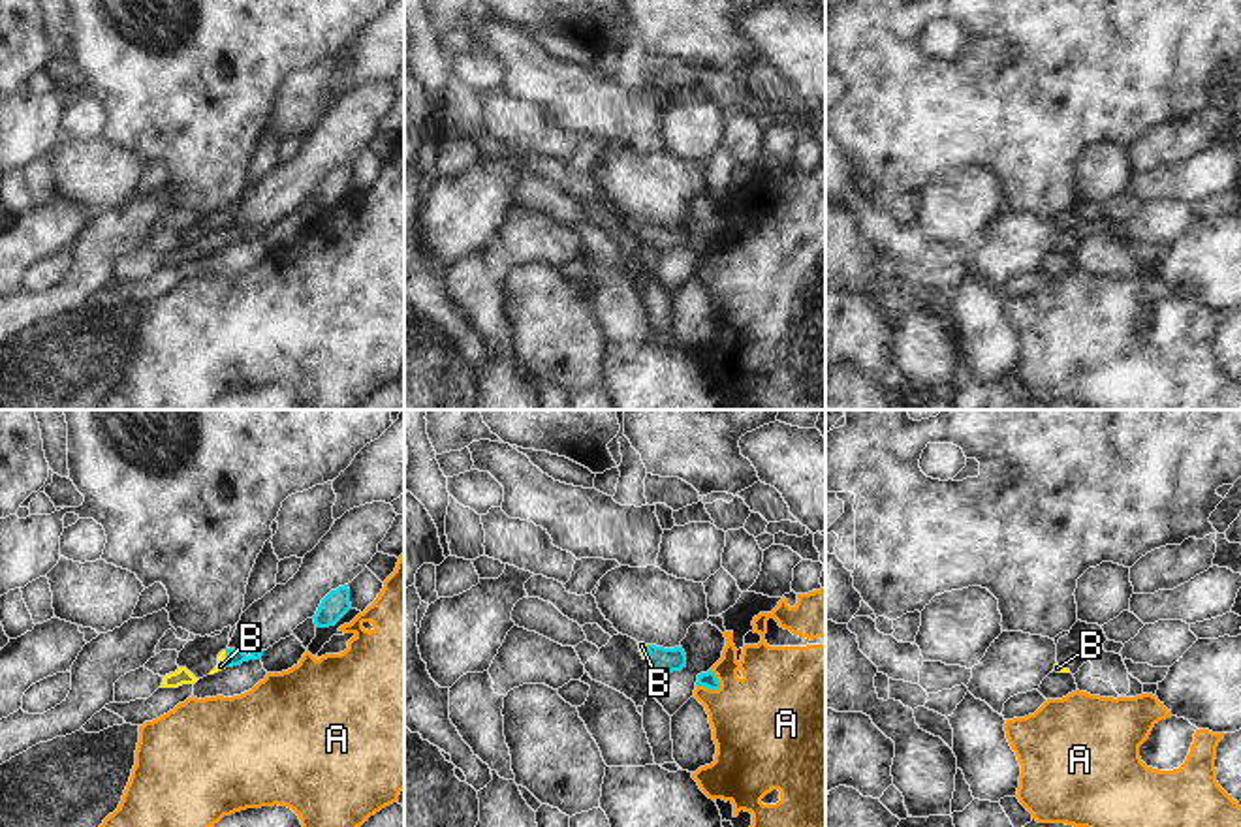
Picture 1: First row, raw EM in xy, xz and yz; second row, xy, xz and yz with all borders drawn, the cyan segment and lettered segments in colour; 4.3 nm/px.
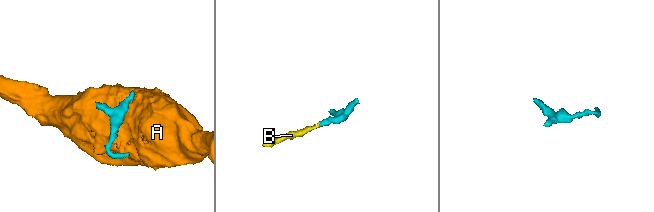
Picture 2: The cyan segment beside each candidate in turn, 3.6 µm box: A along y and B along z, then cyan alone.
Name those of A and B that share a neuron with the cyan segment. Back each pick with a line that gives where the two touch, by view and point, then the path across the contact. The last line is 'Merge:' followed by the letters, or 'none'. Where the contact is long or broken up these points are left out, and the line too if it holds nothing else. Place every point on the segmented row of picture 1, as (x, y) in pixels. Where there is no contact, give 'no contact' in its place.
B: meets cyan in xy at (226, 658)
Merge: B

